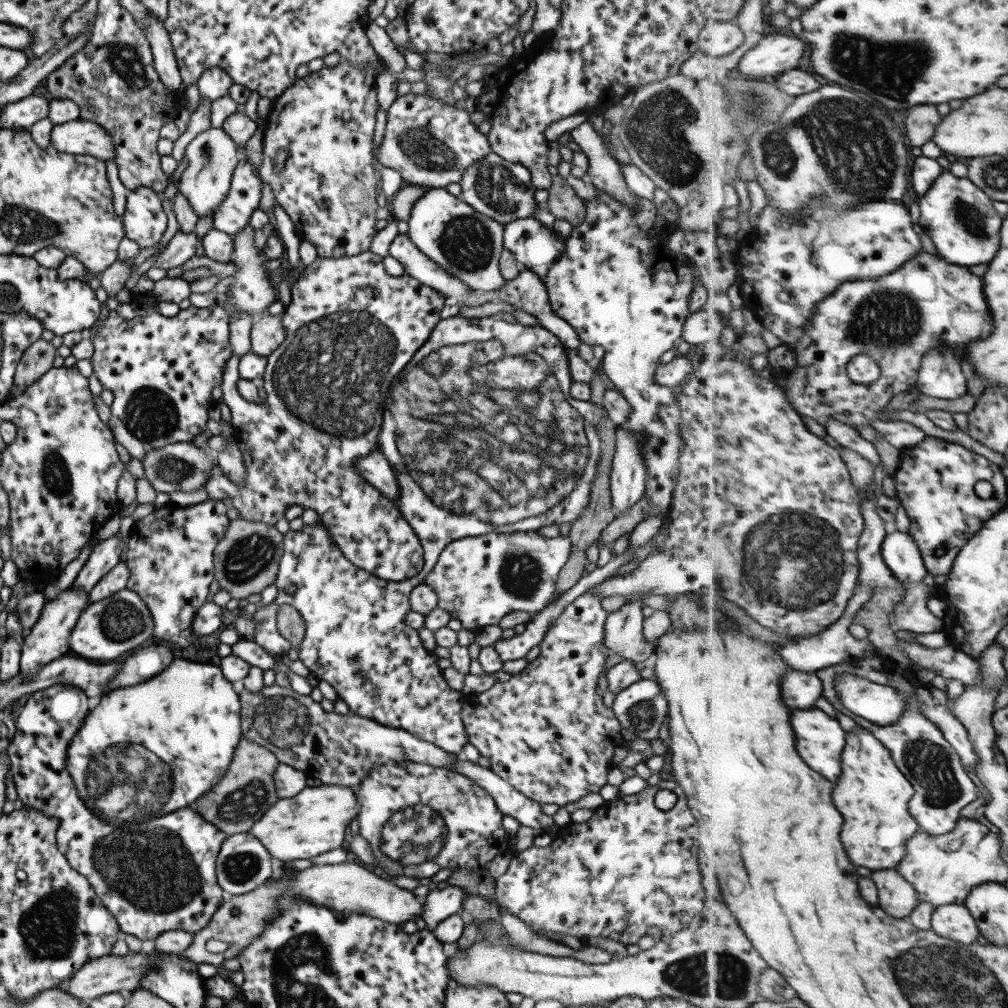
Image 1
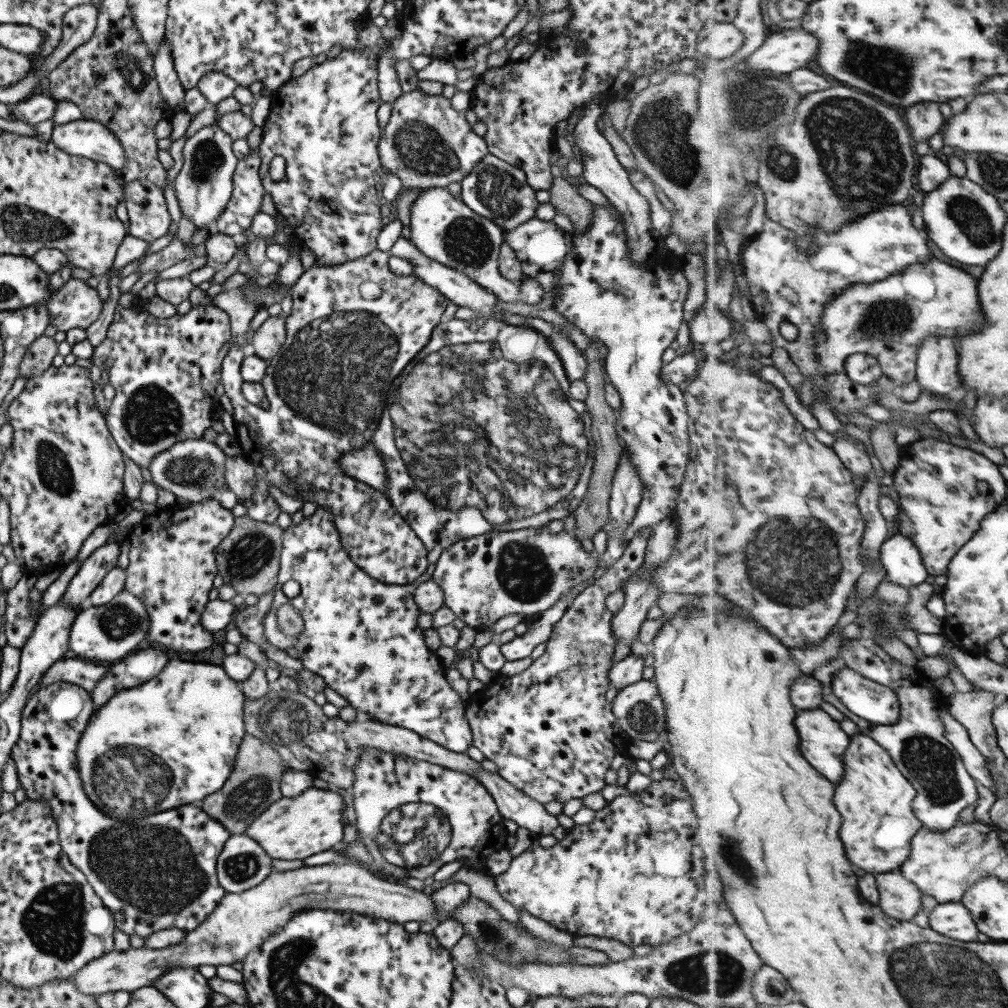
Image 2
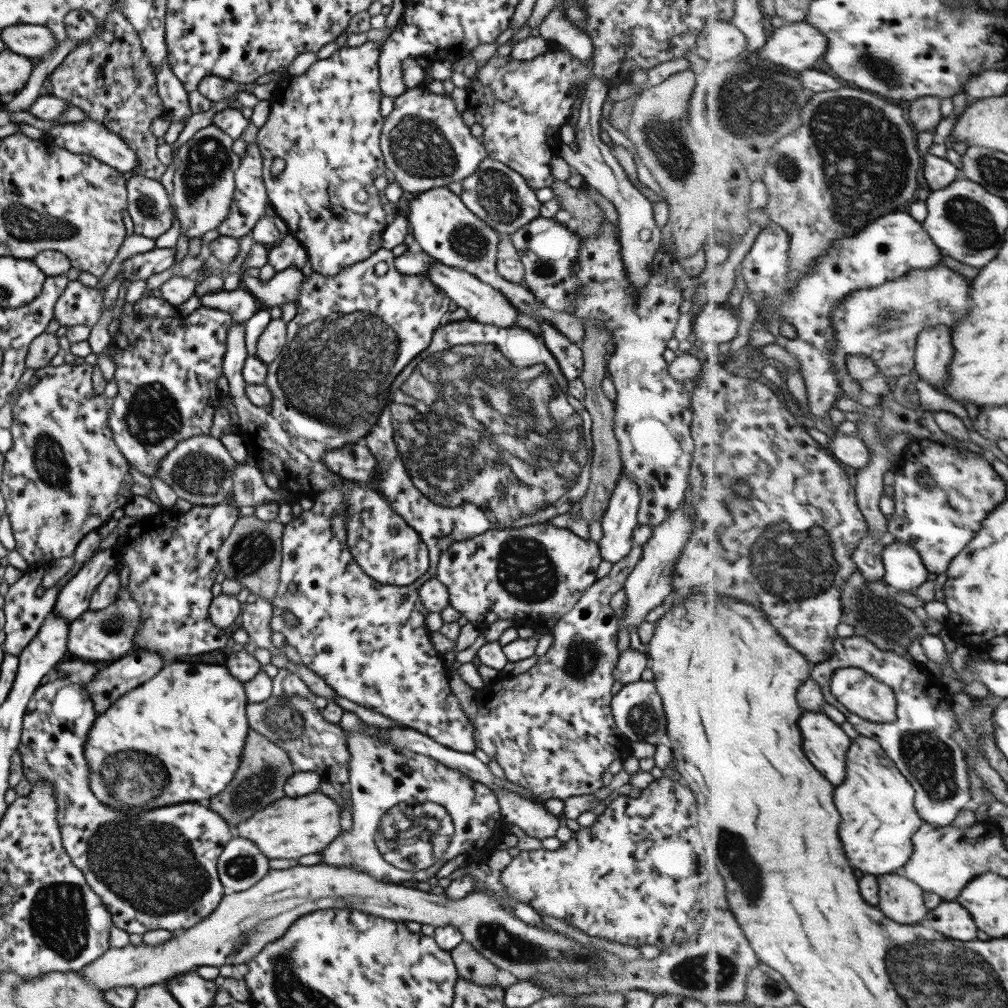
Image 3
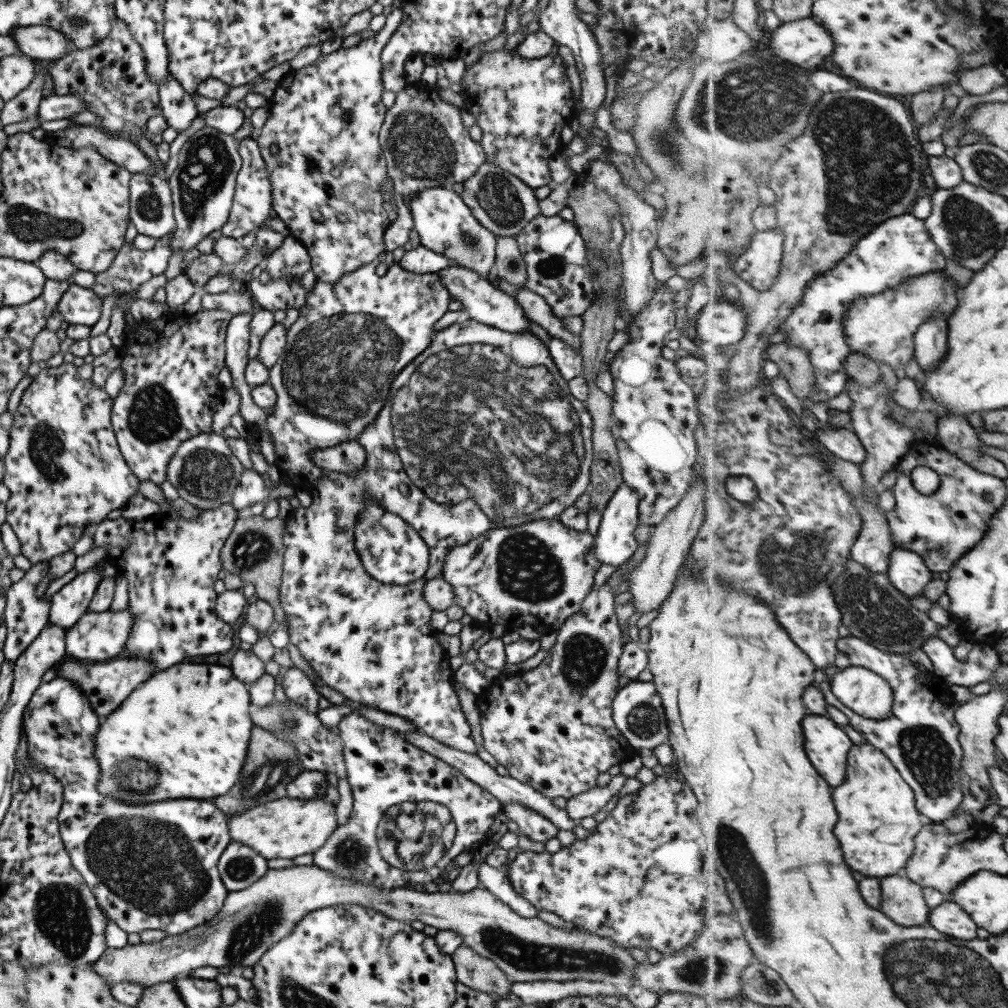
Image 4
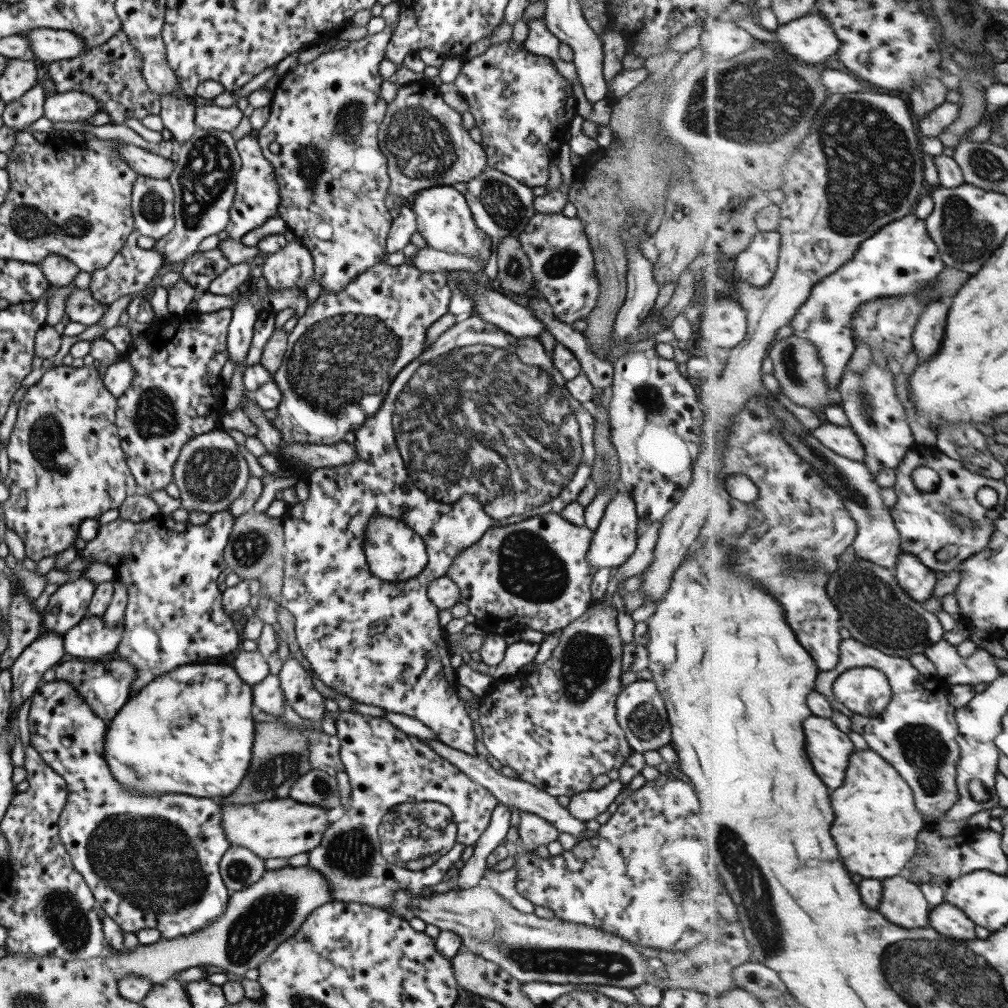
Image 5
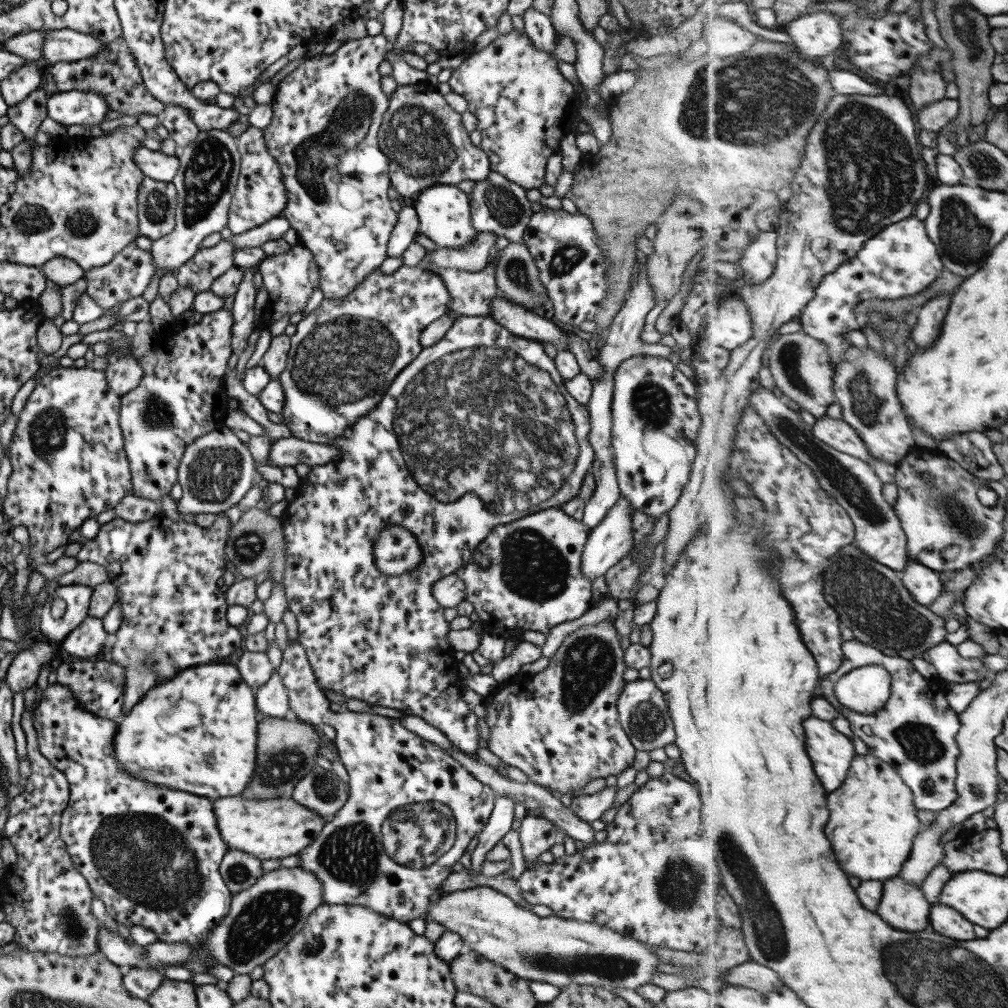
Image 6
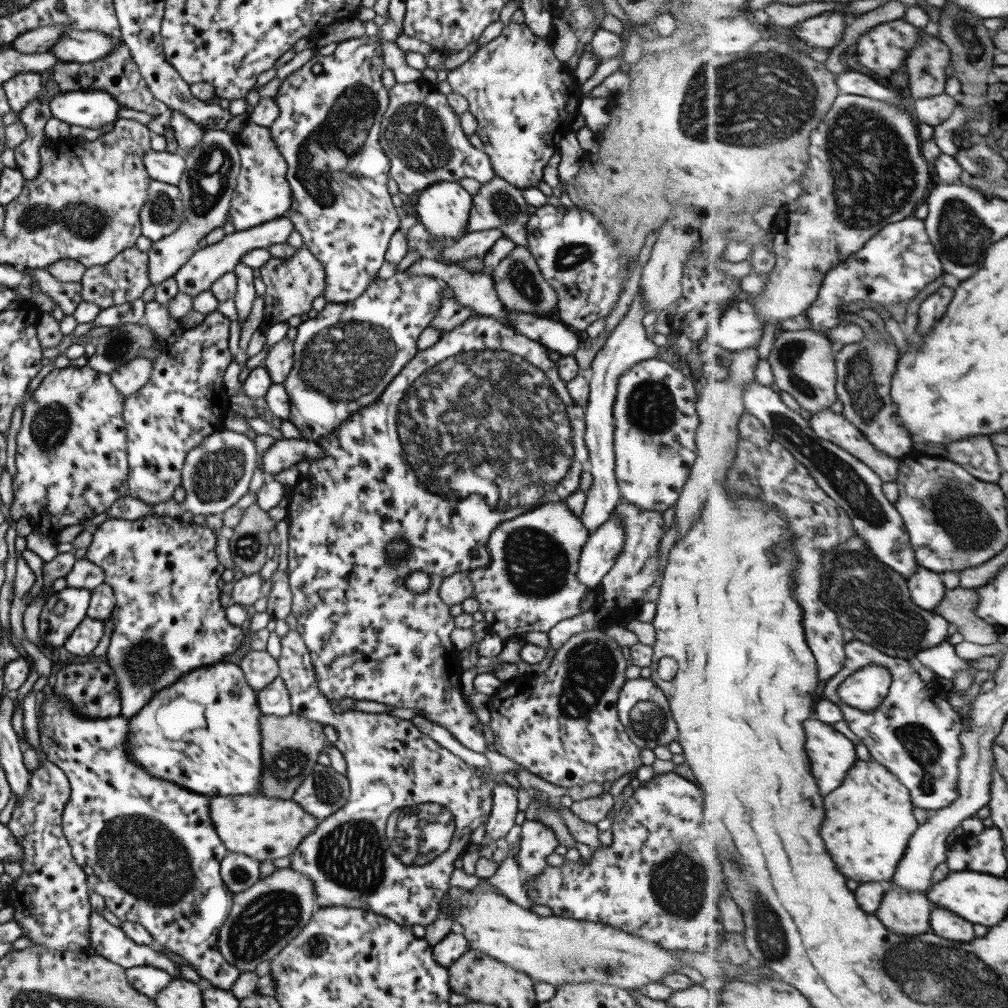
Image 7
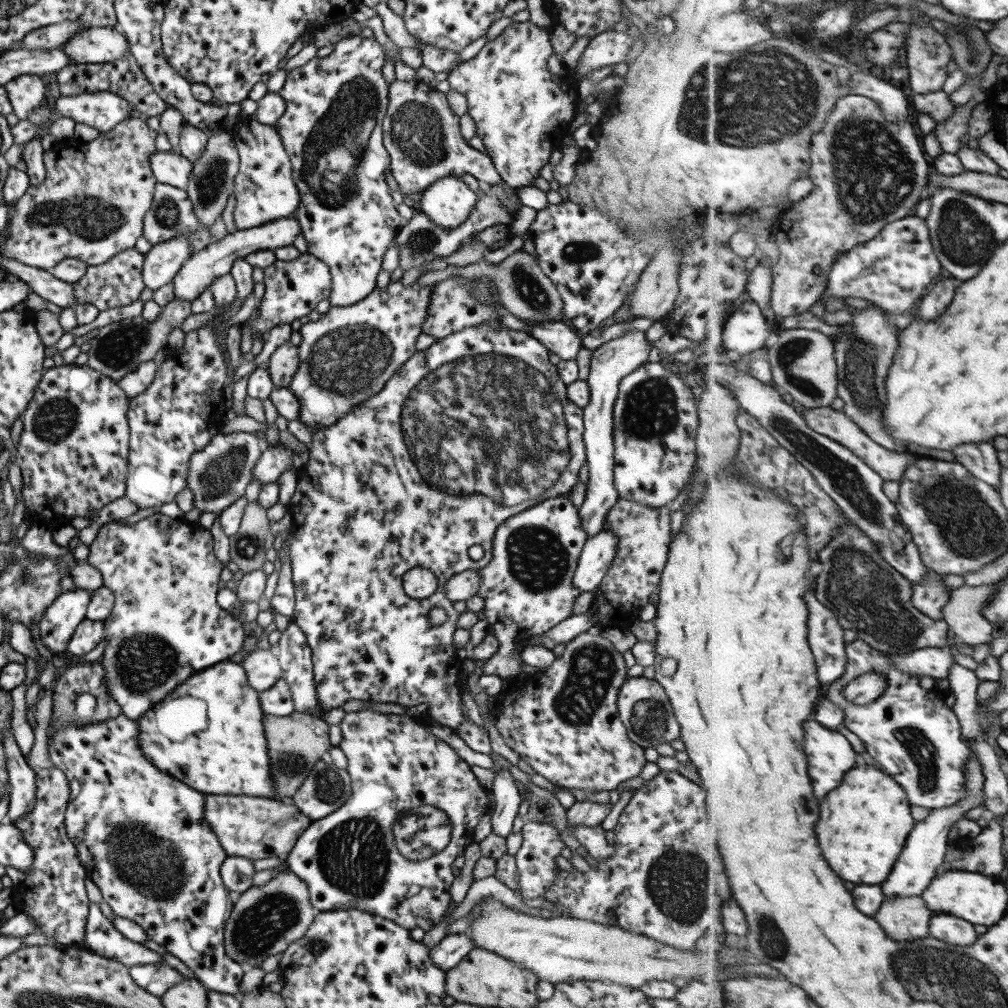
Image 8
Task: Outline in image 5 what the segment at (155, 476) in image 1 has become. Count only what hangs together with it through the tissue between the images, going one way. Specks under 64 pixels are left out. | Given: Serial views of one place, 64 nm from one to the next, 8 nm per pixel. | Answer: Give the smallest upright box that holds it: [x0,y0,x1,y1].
[171,427,251,516]

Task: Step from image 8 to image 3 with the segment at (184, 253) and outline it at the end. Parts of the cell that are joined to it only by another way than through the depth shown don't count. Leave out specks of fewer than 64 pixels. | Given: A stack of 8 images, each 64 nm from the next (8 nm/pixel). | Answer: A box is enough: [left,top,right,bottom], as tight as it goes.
[171,124,240,240]

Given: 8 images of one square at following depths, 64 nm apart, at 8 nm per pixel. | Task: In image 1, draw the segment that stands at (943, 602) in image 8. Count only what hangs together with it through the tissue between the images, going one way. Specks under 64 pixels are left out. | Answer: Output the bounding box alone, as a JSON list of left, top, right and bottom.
[882,533,928,586]

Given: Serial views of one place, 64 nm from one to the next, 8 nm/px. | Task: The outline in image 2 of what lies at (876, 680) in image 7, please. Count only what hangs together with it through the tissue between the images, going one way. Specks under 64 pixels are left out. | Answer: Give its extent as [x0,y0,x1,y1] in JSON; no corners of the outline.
[833,668,901,725]

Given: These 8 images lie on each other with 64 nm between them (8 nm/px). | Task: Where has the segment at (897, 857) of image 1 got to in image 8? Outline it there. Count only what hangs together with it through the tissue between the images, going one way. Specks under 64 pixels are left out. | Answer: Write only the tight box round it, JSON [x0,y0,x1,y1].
[815,764,916,884]

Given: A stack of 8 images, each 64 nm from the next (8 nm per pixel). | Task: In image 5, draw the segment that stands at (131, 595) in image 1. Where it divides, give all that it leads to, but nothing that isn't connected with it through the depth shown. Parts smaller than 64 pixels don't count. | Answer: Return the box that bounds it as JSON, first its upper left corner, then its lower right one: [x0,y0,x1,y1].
[63,615,123,659]

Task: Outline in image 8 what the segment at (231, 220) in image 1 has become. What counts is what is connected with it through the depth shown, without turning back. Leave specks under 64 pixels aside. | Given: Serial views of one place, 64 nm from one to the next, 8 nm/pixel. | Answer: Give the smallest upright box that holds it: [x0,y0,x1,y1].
[229,116,299,230]

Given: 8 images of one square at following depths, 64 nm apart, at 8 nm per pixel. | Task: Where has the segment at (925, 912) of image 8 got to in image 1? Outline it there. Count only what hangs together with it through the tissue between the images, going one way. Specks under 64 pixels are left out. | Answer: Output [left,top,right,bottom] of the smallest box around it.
[873,870,920,919]

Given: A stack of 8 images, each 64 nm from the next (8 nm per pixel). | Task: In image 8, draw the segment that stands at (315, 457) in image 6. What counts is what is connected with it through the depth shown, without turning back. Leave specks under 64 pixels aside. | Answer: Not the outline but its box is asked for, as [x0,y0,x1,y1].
[250,443,291,484]

